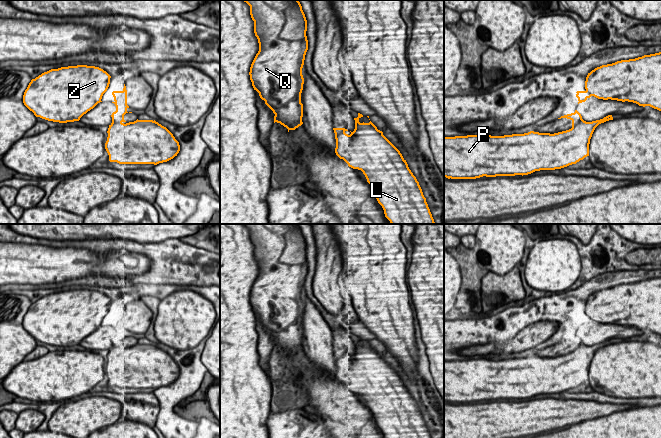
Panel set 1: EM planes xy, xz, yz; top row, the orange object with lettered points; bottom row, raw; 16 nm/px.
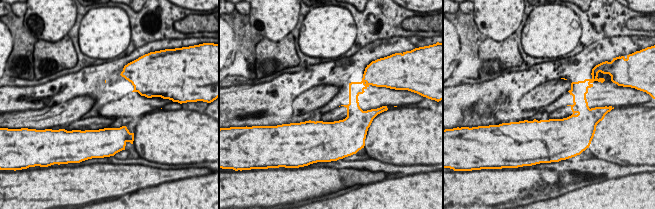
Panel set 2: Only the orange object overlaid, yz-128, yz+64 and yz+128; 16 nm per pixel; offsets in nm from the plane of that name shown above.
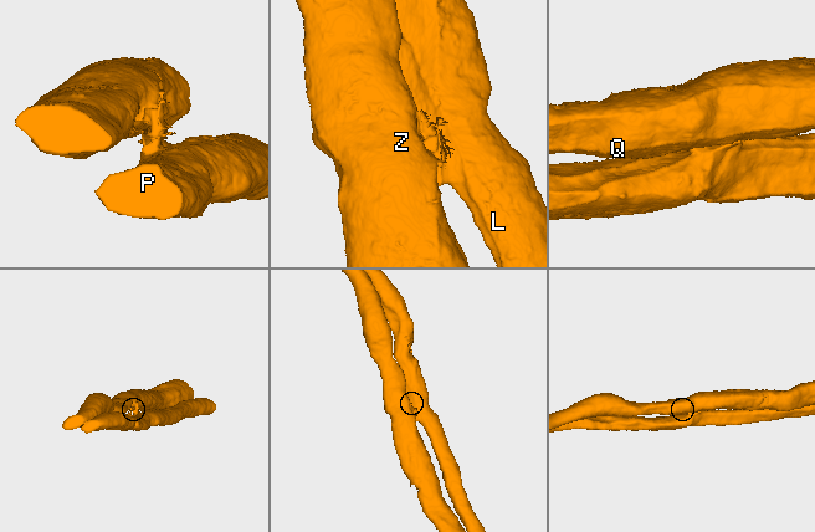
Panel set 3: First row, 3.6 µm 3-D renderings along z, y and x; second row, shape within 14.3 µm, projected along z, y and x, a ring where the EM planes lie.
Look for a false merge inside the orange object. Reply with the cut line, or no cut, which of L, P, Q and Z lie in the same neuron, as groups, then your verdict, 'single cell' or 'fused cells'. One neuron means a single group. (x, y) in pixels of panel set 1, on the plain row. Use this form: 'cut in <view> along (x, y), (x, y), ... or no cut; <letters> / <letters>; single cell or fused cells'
cut in yz along (583, 344), (580, 344), (572, 351); L P / Q Z; fused cells

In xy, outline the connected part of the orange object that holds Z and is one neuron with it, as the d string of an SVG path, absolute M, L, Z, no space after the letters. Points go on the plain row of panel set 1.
M95 290L51 293L31 304L24 316L23 327L36 341L48 345L79 345L102 326L110 302L106 295Z

